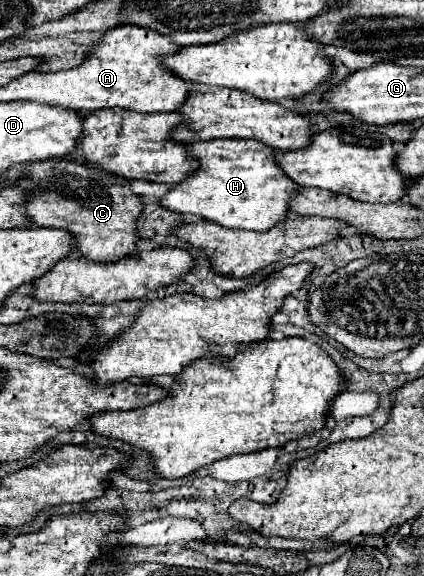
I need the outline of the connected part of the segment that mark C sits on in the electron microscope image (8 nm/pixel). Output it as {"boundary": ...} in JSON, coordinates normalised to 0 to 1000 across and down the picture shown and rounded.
{"boundary":[[[118,276],[75,283],[42,321],[66,328],[61,363],[71,384],[90,394],[132,394],[175,405],[175,436],[189,446],[264,457],[325,436],[321,384],[340,356],[311,335],[302,311],[170,276]]]}

